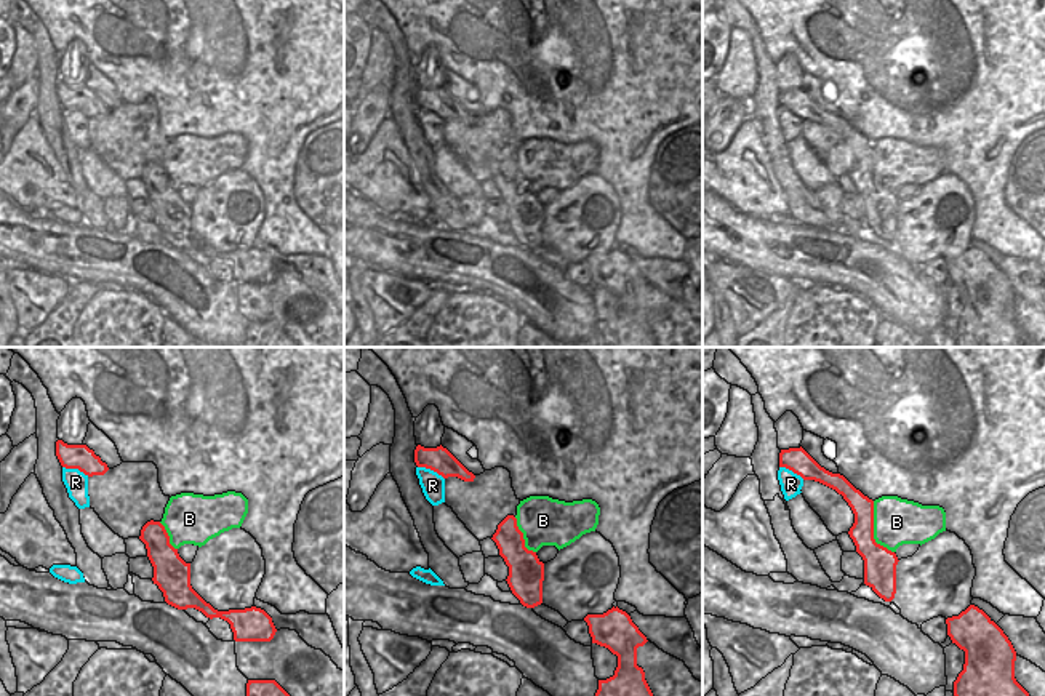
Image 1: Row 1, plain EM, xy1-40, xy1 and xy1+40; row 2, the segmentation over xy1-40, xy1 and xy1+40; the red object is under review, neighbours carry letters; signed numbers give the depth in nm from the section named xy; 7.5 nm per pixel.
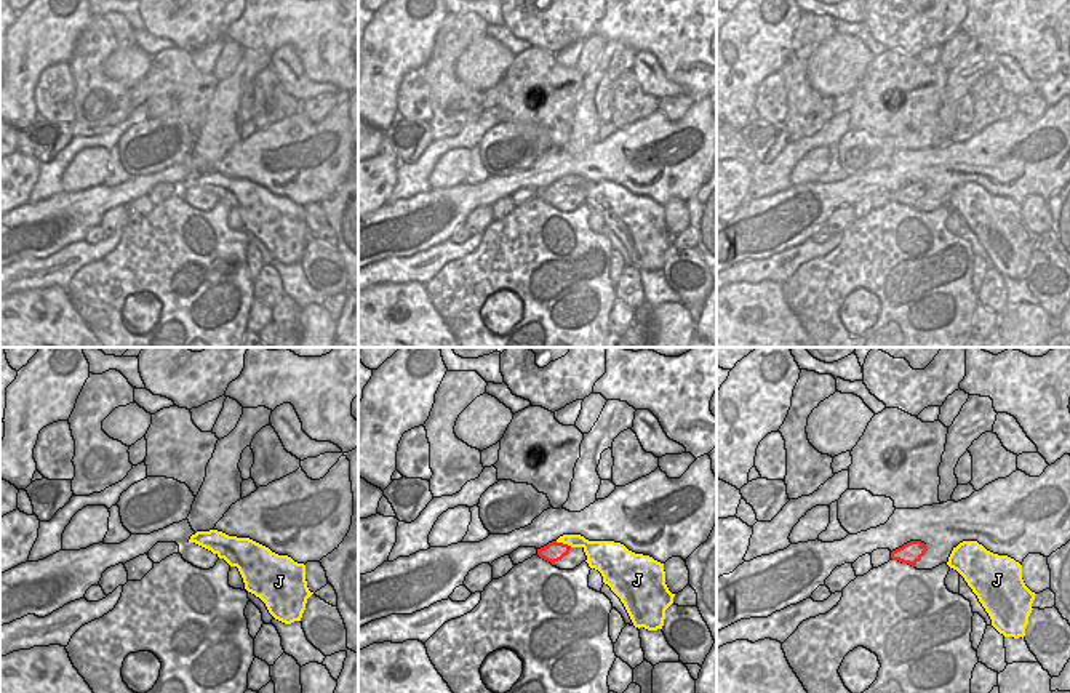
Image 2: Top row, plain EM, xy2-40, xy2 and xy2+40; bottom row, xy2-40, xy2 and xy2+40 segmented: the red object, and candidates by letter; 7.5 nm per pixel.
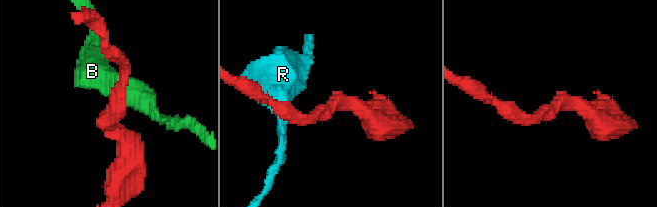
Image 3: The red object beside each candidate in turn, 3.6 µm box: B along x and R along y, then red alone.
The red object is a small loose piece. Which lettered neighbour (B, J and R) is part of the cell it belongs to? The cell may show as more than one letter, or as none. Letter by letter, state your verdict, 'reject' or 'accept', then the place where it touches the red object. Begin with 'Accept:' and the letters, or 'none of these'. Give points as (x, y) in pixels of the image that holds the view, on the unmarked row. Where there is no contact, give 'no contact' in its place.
Accept: J
B: reject; contact xy1+40 (872, 172)
J: accept; contact xy2 (562, 184)
R: reject; contact xy1 (431, 111)

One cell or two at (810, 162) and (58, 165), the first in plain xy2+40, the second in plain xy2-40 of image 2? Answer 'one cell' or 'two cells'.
two cells

